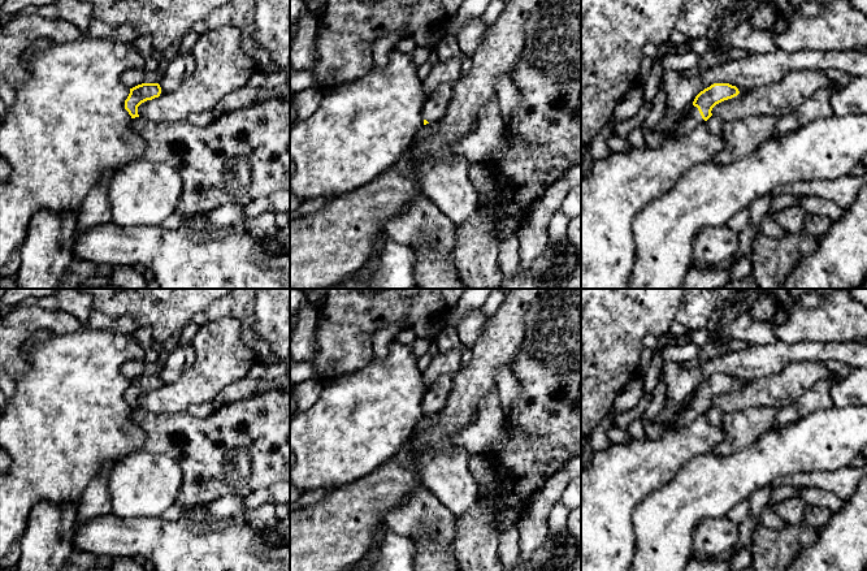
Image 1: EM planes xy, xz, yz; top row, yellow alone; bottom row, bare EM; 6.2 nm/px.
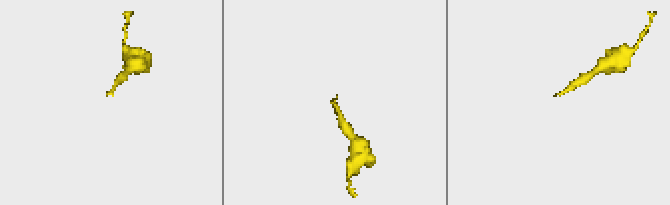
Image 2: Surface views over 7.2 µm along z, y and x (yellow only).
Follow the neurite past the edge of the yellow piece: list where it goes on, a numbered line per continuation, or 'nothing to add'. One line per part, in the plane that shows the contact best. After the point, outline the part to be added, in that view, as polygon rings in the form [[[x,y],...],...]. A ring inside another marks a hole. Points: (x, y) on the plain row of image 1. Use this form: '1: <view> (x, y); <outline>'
1: yz (692, 410); [[[693,398],[690,401],[686,399],[684,405],[685,407],[675,415],[672,424],[684,425],[705,414],[697,398]]]

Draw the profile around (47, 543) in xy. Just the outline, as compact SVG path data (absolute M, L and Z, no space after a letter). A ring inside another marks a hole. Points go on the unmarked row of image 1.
M42 501L34 506L21 537L17 571L62 571L65 561L74 551L77 509L75 502L57 506Z

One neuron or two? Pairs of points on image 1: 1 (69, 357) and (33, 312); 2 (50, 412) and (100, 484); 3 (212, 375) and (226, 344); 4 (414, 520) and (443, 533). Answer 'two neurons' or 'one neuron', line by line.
1: two neurons
2: two neurons
3: one neuron
4: one neuron

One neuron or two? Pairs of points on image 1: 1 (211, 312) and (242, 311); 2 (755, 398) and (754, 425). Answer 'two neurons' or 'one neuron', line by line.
1: one neuron
2: two neurons

